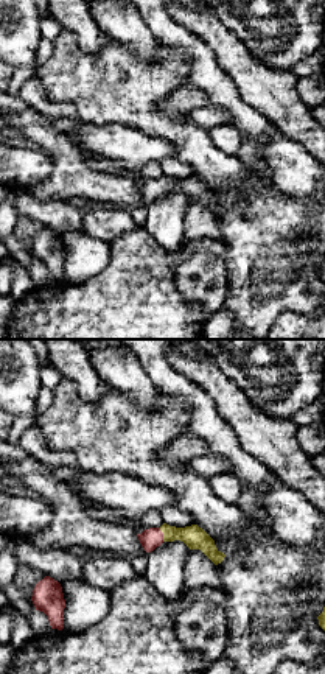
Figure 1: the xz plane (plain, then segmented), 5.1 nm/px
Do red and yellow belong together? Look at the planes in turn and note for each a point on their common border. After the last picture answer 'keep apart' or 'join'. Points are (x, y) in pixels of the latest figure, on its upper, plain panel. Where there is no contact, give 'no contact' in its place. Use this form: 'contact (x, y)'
contact (162, 186)

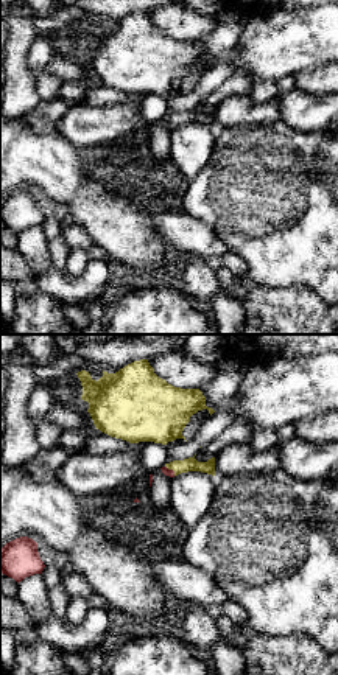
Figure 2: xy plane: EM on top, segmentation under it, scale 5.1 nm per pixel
contact (172, 122)

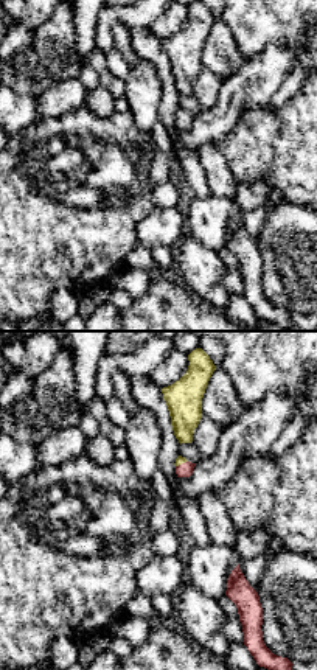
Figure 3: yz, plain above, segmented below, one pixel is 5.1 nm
contact (182, 115)

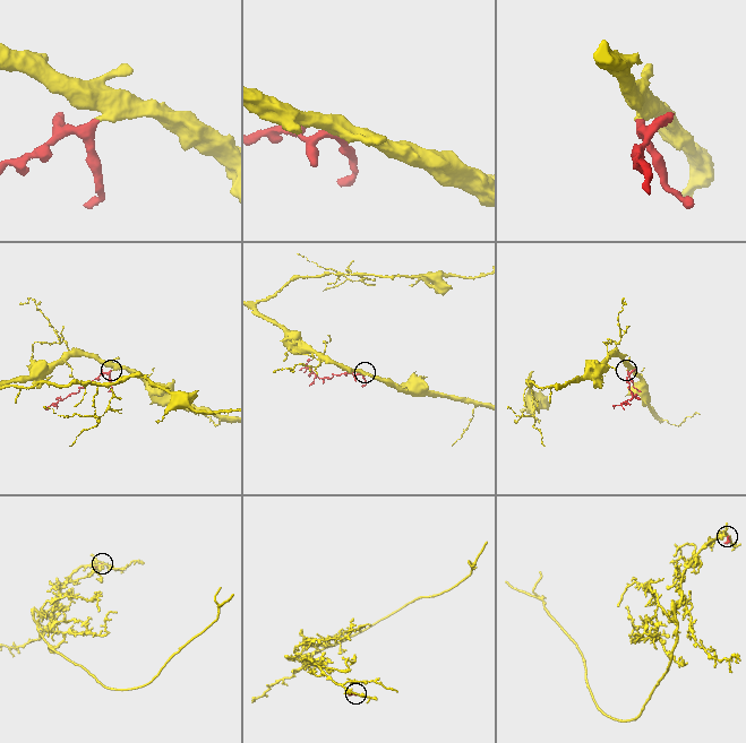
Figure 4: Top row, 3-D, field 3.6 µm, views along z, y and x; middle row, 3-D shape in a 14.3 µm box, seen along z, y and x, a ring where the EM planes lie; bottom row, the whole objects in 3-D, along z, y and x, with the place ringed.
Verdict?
join

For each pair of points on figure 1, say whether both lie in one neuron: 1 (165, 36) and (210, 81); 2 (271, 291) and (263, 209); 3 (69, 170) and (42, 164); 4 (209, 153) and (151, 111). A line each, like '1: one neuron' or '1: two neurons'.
1: one neuron
2: one neuron
3: two neurons
4: one neuron

